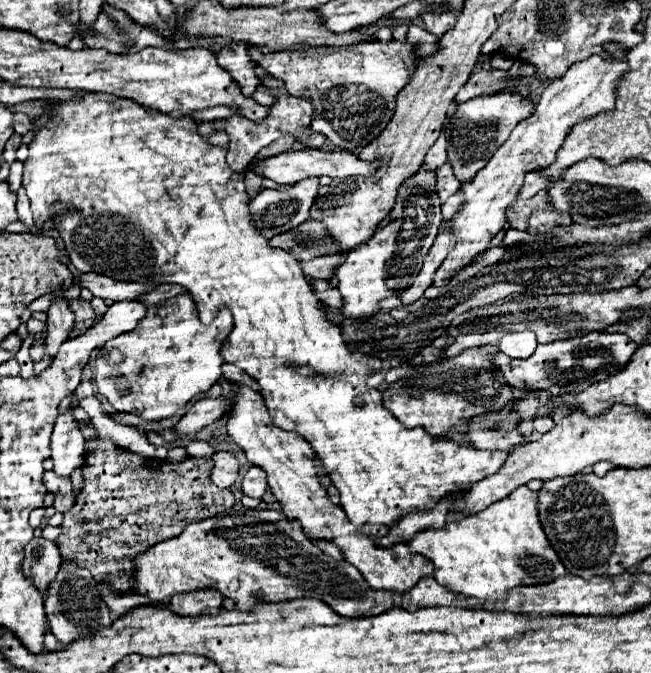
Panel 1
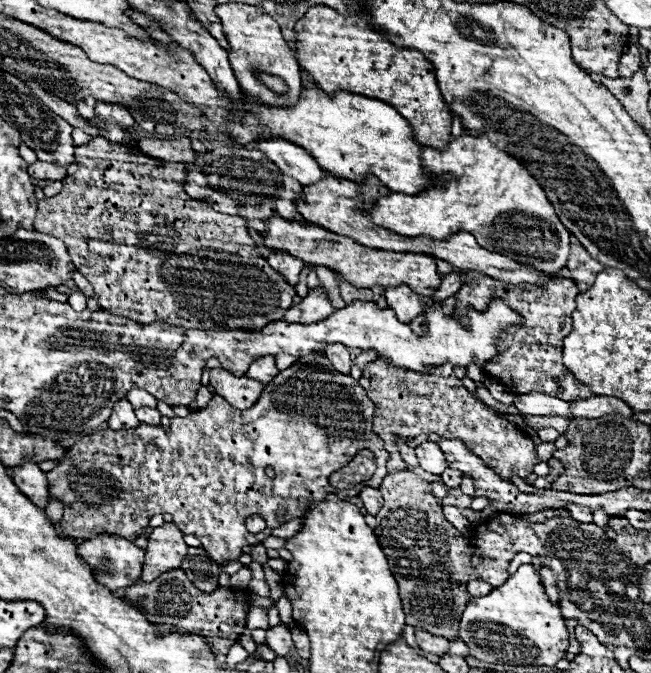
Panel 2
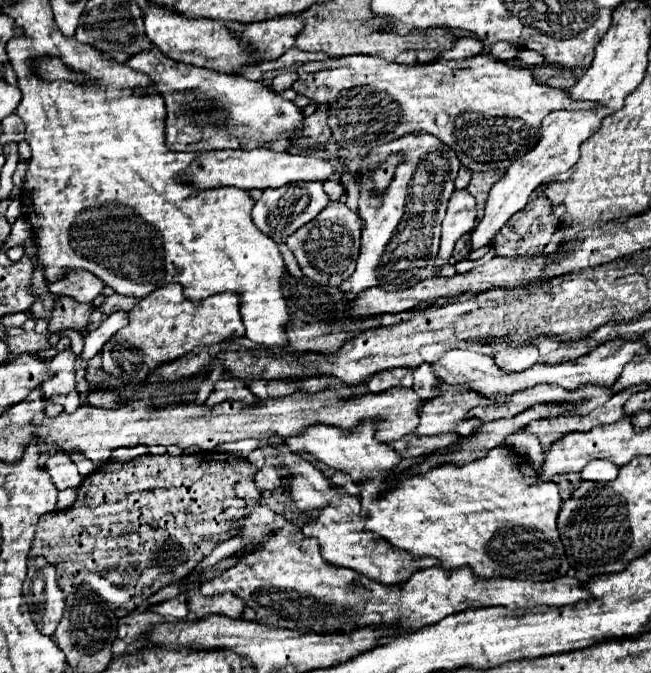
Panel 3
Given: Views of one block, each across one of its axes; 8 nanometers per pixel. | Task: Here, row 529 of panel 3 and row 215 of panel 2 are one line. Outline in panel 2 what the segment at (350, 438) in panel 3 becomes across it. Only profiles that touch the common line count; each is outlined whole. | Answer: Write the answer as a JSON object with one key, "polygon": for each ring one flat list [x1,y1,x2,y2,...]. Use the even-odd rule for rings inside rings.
{"polygon":[[468,132,460,138,450,138,446,150,430,148,430,158,458,158,458,168,452,170,454,176,444,188,430,188,414,196,388,192,364,214,374,224,402,236,430,236,446,240,456,232,466,230,476,236,482,248,506,254,540,272,558,272,566,266,570,232,560,224,540,184,518,160,504,154,504,150,496,148,486,136],[462,158,464,168,460,166]]}

